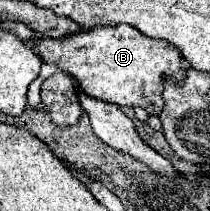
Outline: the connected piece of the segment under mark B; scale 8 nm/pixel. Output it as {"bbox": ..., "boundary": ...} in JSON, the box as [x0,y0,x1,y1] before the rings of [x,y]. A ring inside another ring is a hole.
{"bbox":[30,24,186,116],"boundary":[[[128,24],[114,28],[98,26],[94,30],[58,40],[38,38],[30,44],[46,64],[54,64],[76,78],[88,96],[118,106],[140,106],[154,116],[158,116],[164,106],[162,92],[166,78],[180,82],[186,76],[186,64],[182,54],[178,54],[178,48],[164,40],[150,40]]]}

